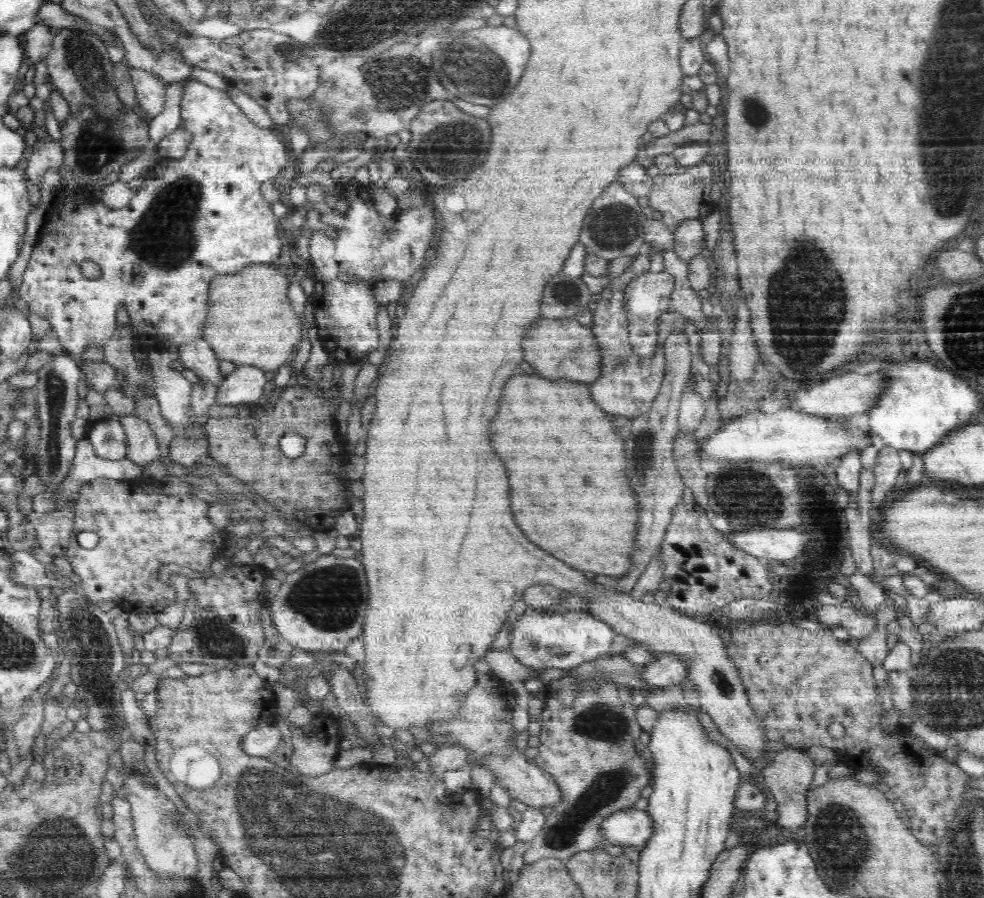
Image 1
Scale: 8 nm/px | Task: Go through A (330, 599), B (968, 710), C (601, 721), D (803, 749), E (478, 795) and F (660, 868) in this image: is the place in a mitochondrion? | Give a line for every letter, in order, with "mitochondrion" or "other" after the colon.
A: mitochondrion
B: mitochondrion
C: mitochondrion
D: other
E: other
F: other

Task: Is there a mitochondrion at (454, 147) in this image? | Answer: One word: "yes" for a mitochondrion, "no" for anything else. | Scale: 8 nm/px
yes

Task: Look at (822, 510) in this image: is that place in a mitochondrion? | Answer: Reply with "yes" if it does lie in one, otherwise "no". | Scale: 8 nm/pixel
no

